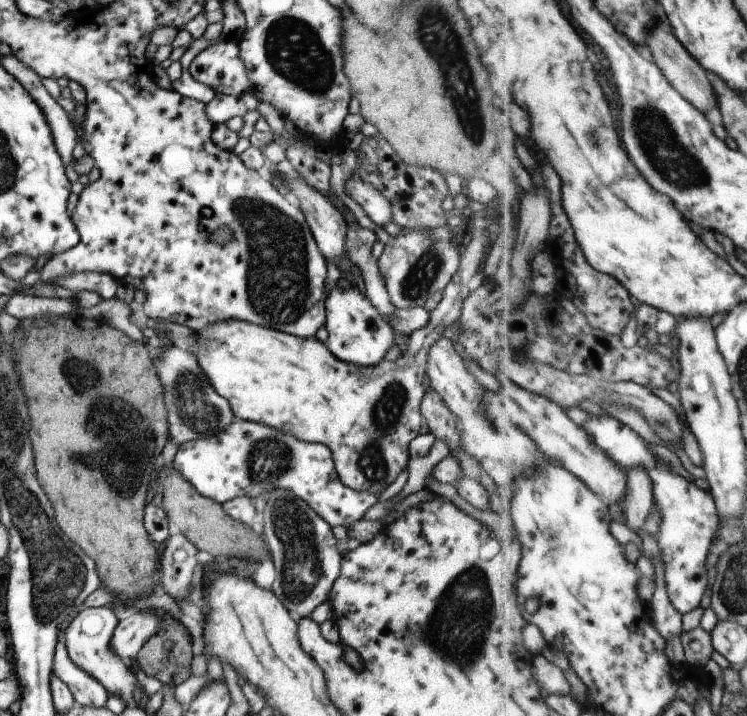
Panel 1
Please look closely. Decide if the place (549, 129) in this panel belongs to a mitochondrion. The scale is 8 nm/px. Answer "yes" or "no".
no

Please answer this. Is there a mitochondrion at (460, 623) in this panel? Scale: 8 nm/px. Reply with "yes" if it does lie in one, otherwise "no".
yes

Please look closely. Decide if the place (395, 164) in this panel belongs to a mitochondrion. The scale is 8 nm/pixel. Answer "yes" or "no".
no

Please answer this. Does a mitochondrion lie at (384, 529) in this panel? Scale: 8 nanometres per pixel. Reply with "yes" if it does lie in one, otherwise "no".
no

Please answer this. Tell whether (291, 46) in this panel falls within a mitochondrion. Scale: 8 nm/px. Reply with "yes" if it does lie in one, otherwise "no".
yes

